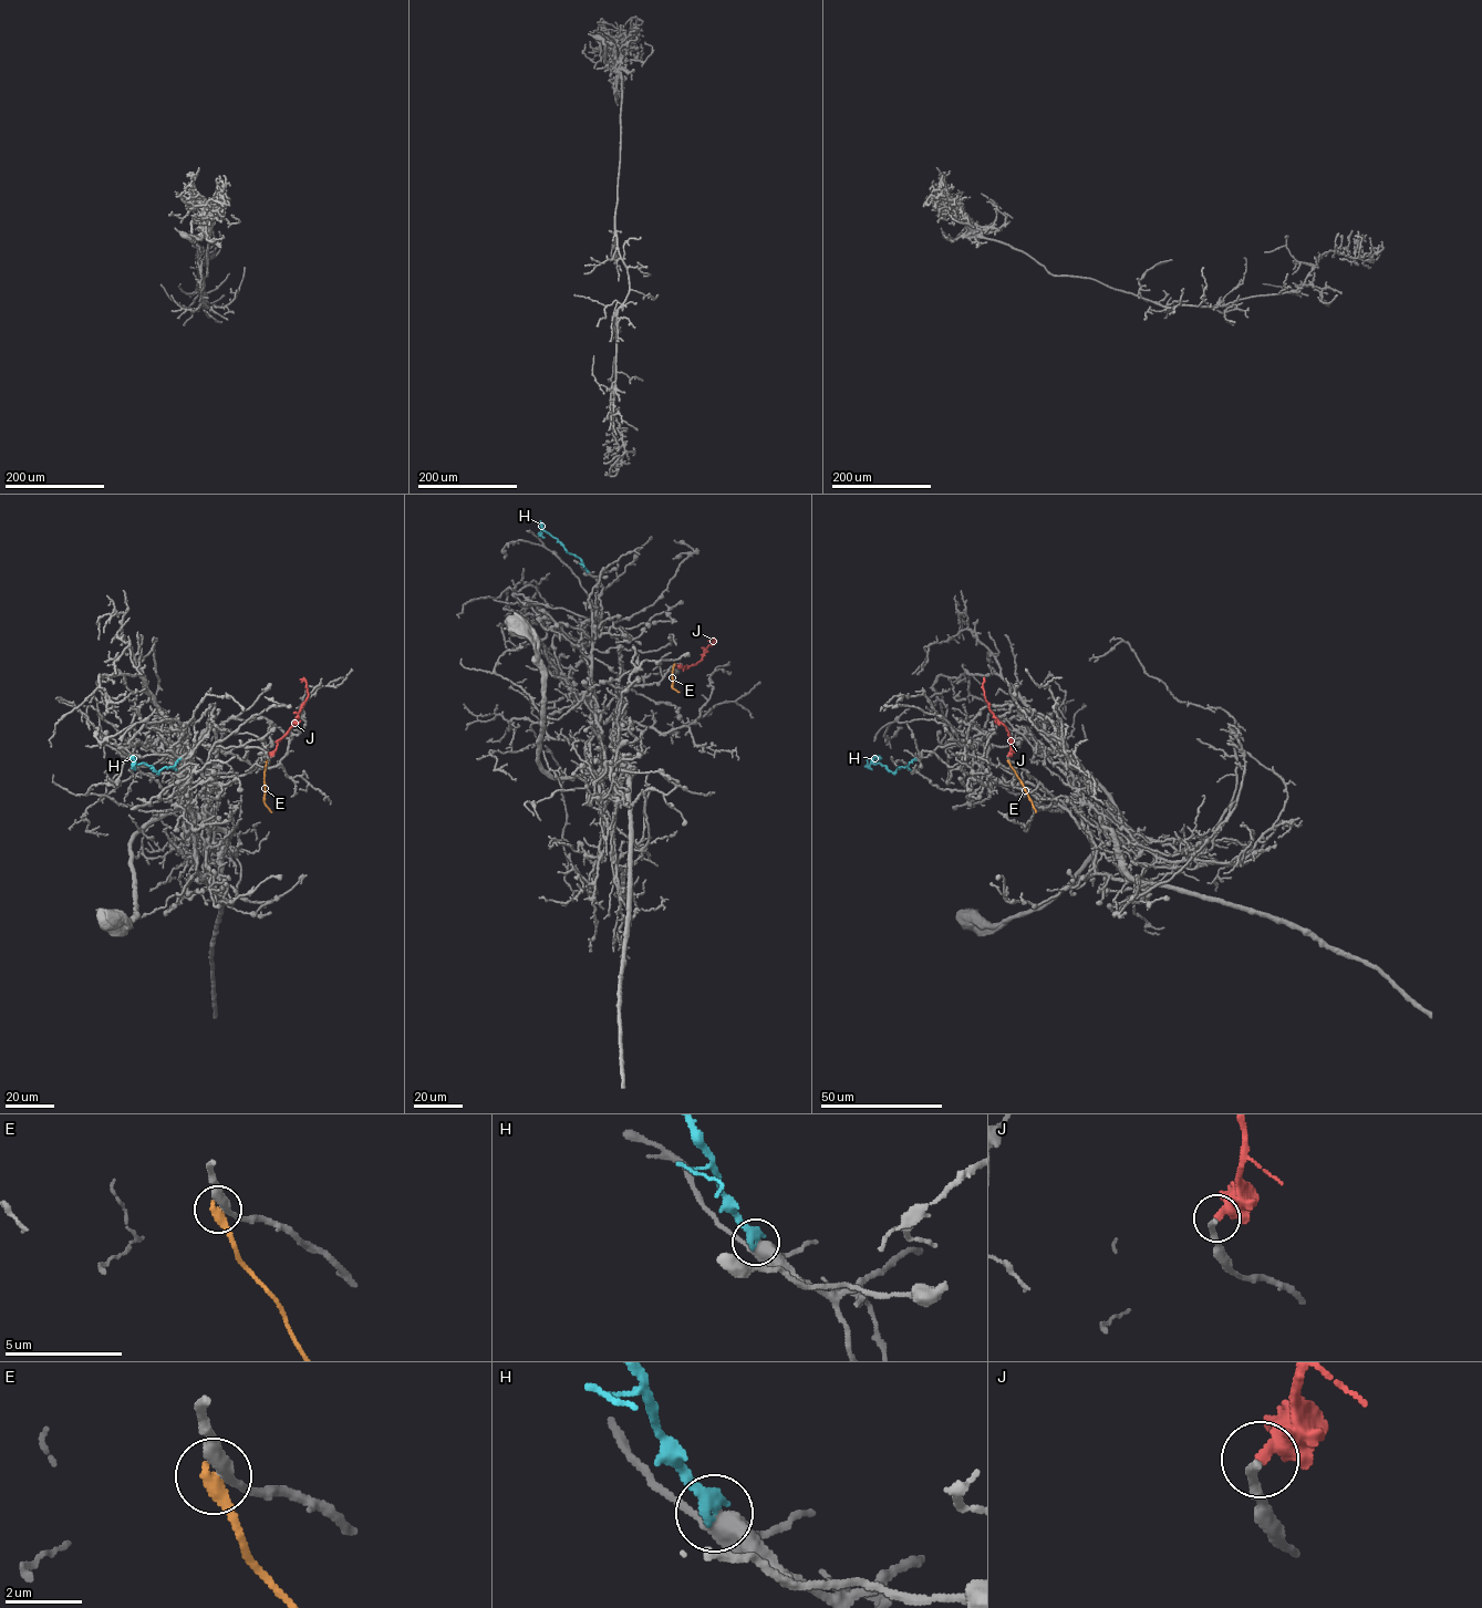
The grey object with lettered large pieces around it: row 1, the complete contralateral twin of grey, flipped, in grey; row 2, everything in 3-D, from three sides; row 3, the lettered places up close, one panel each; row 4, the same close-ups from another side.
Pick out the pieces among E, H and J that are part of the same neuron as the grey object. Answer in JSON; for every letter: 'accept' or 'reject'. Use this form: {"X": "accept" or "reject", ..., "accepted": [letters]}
{"E": "reject", "H": "reject", "J": "reject", "accepted": []}

